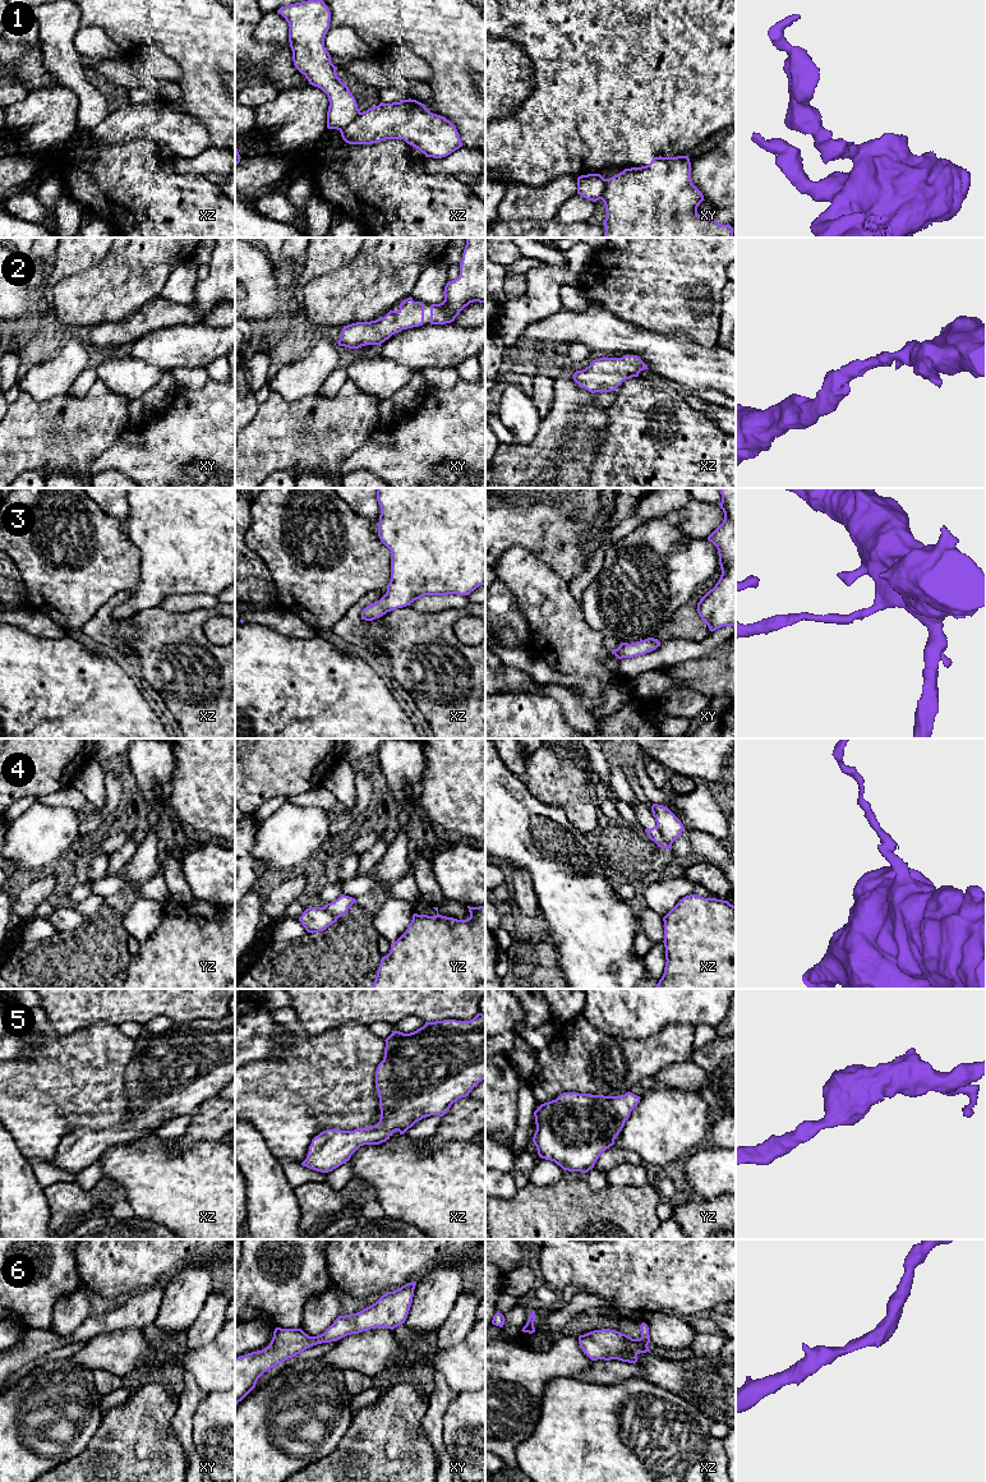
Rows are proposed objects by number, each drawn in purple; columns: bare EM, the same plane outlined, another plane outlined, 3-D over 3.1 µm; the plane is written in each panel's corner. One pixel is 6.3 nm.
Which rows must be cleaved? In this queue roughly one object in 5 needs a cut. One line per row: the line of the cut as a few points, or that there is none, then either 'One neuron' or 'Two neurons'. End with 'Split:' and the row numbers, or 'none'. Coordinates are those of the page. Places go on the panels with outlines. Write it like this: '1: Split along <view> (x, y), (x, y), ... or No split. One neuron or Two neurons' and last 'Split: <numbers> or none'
1: Split along xz (360, 113), (340, 130). Two neurons
2: No split. One neuron
3: No split. One neuron
4: Split along xz (657, 824), (660, 833), (671, 843). Two neurons
5: No split. One neuron
6: No split. One neuron
Split: 1, 4

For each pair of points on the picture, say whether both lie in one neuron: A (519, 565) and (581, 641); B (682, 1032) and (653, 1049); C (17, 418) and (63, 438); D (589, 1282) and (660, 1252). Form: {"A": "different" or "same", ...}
{"A": "same", "B": "same", "C": "same", "D": "same"}

